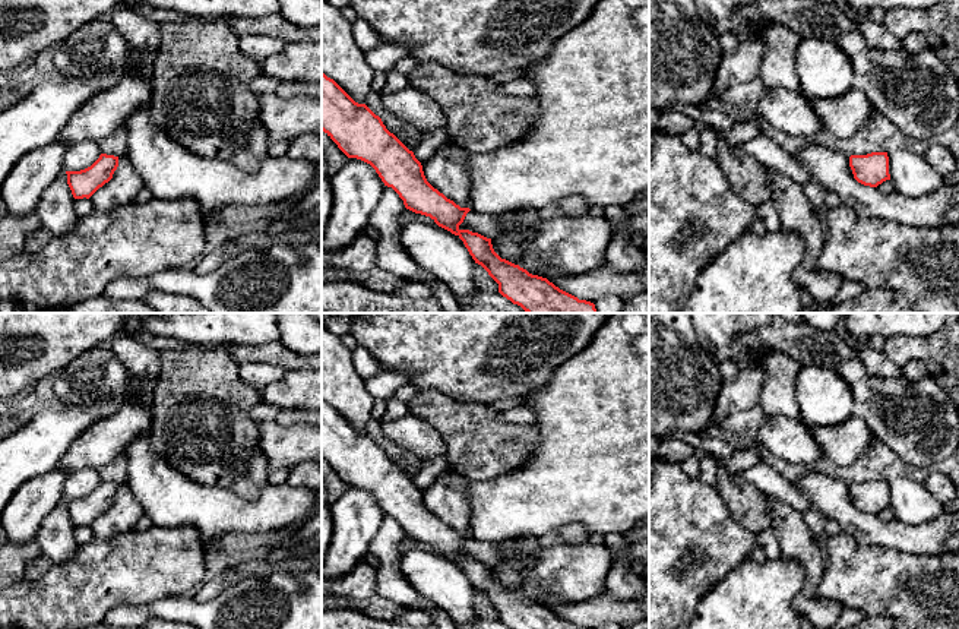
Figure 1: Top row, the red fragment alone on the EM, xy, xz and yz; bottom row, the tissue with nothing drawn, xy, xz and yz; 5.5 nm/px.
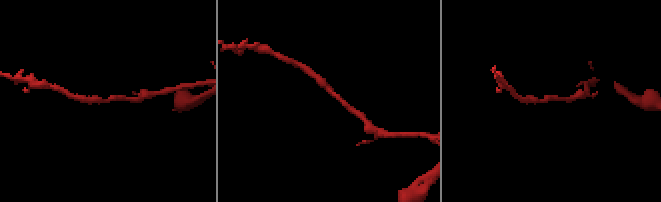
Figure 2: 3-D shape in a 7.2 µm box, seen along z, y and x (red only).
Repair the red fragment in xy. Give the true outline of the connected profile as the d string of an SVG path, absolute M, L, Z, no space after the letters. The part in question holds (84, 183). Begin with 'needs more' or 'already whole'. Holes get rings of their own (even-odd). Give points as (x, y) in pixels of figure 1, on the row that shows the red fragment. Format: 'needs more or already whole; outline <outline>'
already whole; outline M101 154L88 168L66 171L67 184L75 199L89 199L99 187L113 178L118 167L118 157Z

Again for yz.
already whole; outline M887 152L851 155L849 167L854 178L864 186L877 187L883 181L890 180Z

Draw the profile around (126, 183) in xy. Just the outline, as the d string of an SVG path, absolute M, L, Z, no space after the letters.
M127 152L118 157L118 167L113 178L99 187L89 199L94 211L114 211L115 208L134 202L145 187L140 174L129 161Z

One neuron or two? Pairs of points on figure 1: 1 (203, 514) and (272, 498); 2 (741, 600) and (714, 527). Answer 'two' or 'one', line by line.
1: one
2: two

